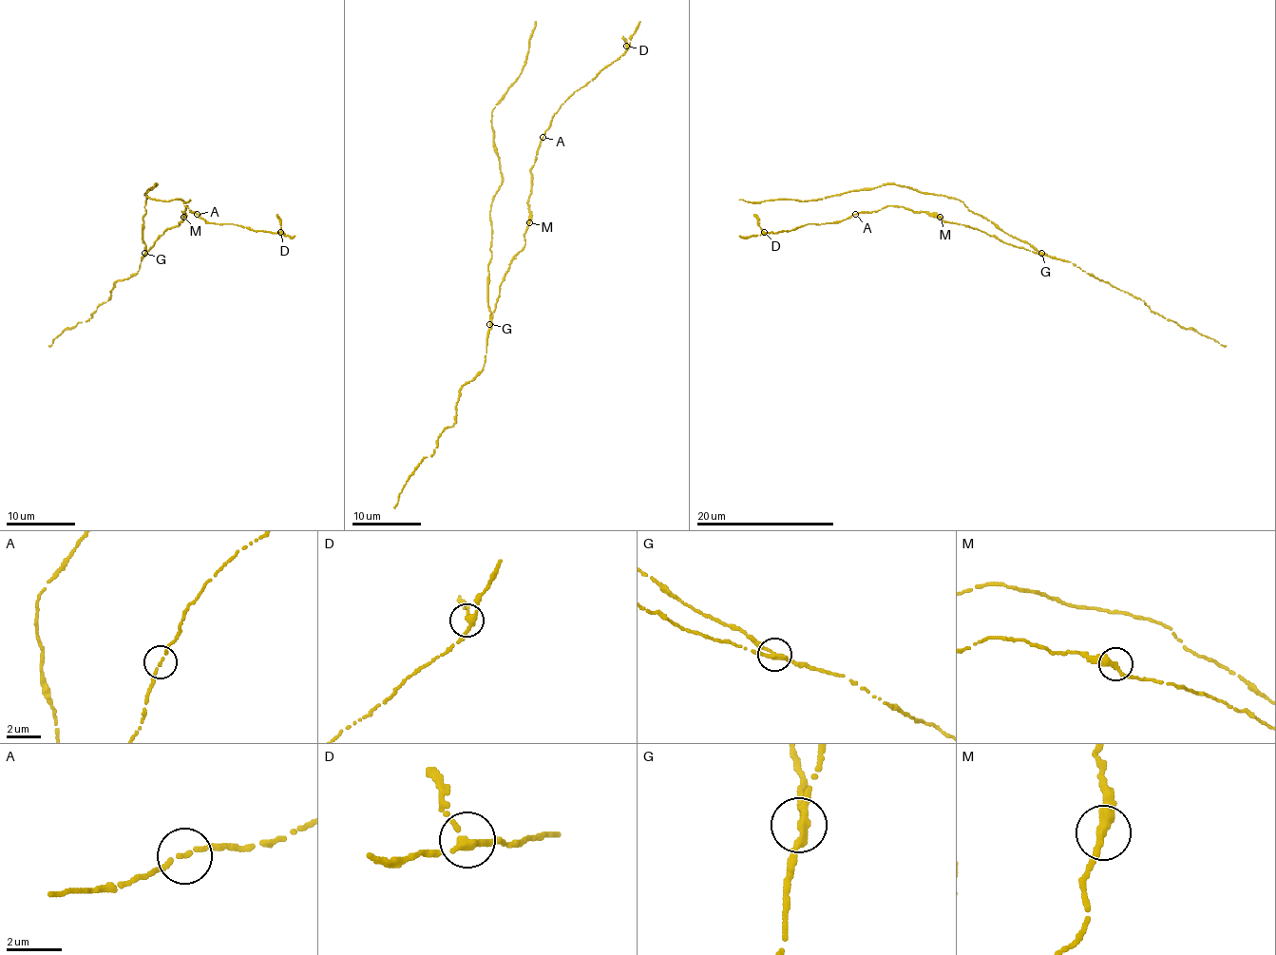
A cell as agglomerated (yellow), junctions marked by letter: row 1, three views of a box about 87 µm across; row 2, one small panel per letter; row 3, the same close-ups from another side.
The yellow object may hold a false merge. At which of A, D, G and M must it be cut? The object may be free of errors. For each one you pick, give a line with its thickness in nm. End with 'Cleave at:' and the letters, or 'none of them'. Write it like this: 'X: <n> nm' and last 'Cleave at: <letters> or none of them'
G: 240 nm
Cleave at: G

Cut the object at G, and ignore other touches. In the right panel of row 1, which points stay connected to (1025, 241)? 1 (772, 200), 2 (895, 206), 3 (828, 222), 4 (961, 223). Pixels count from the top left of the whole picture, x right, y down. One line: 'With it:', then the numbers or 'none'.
With it: 1

